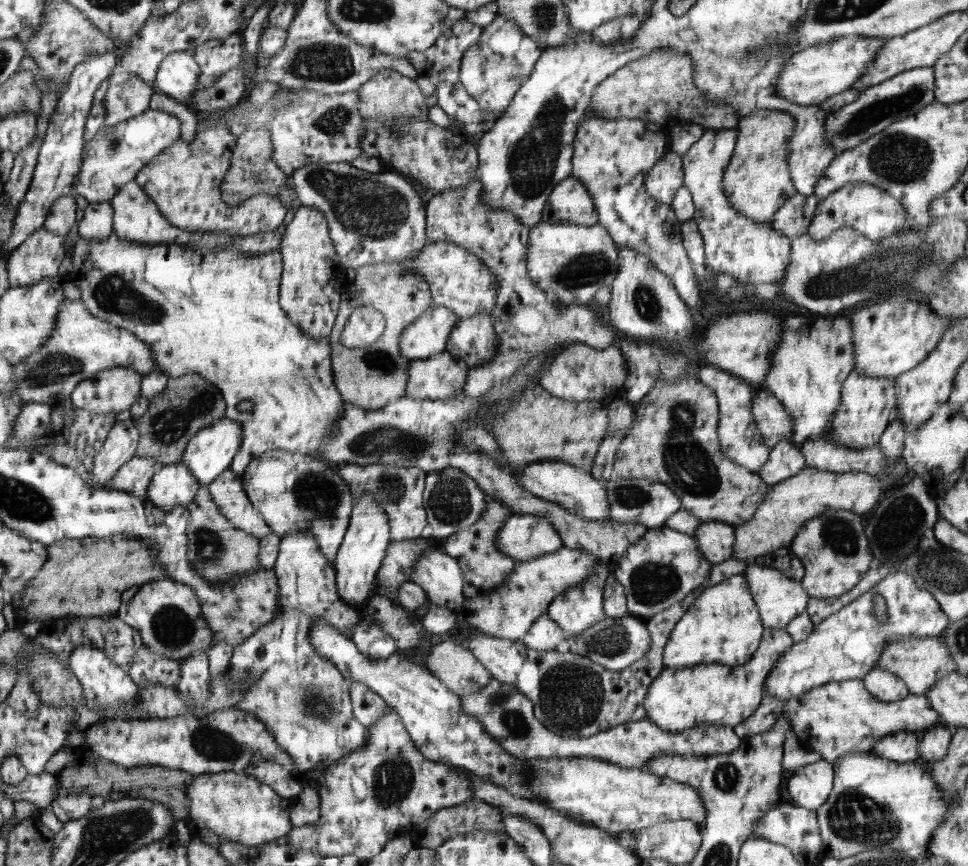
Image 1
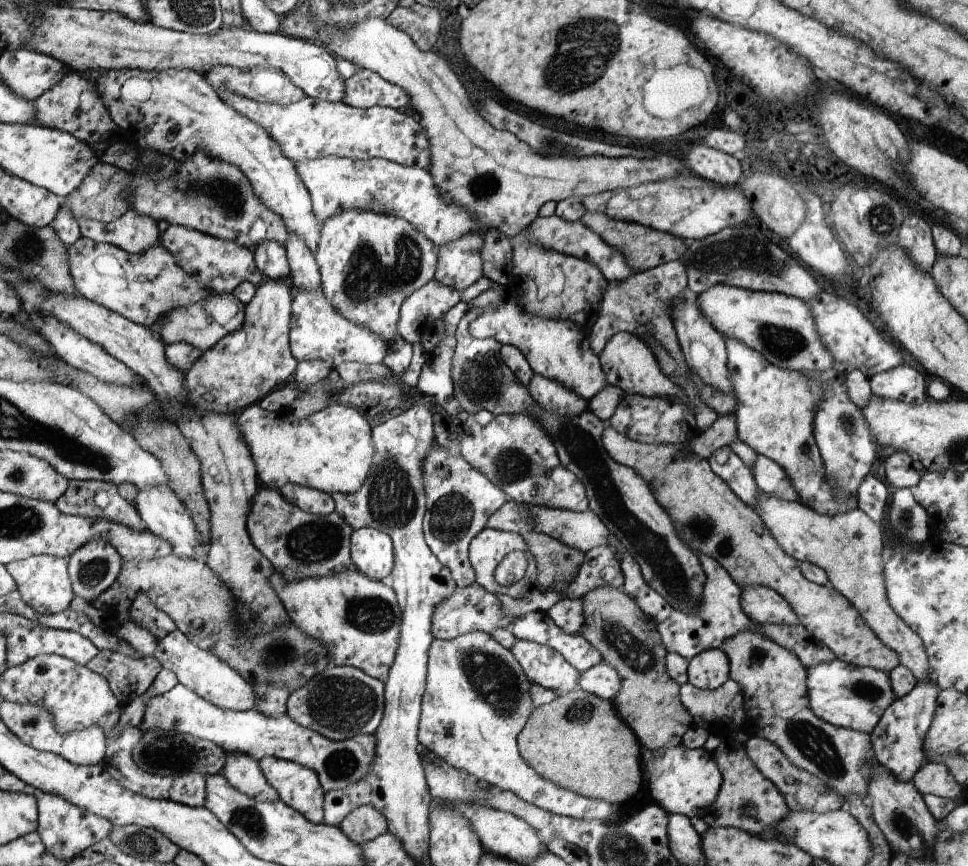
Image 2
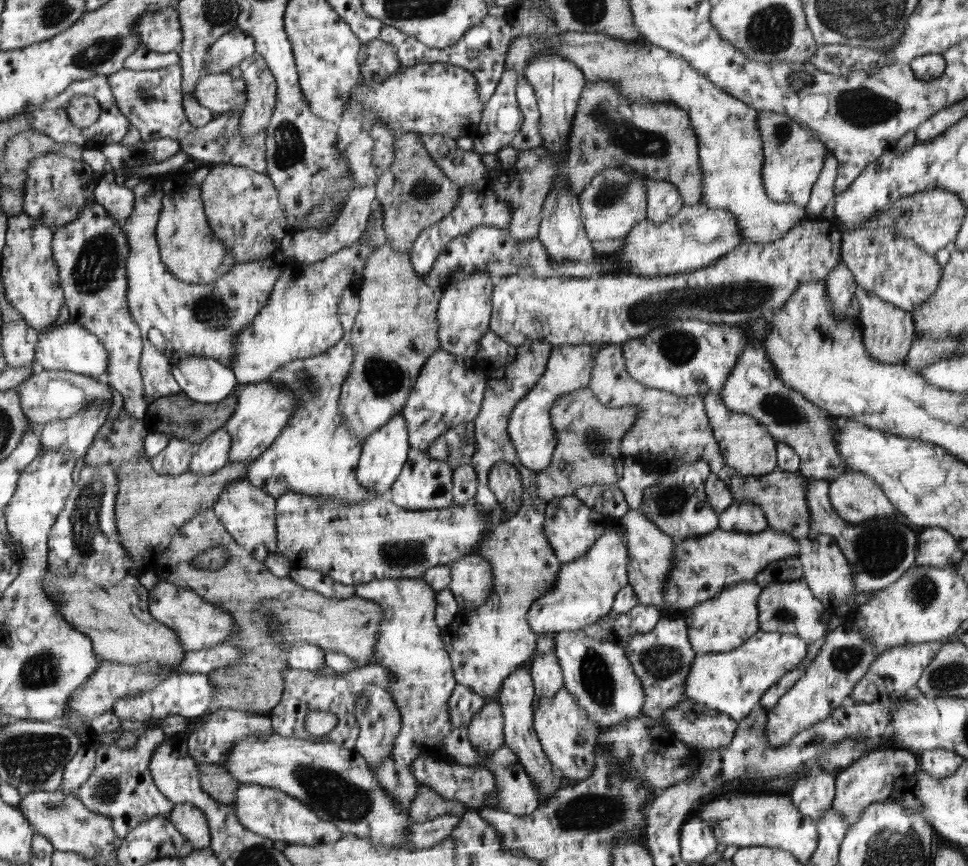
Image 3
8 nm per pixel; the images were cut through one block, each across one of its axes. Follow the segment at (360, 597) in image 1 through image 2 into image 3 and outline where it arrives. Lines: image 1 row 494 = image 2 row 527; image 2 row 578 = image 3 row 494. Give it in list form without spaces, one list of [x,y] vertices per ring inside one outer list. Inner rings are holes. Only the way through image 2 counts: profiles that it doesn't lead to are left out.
[[[399,412],[393,415],[383,427],[377,428],[376,432],[363,440],[363,450],[360,452],[358,467],[356,468],[356,479],[362,487],[368,490],[368,496],[387,497],[396,476],[400,474],[401,467],[407,462],[408,452],[408,430],[406,420]]]

